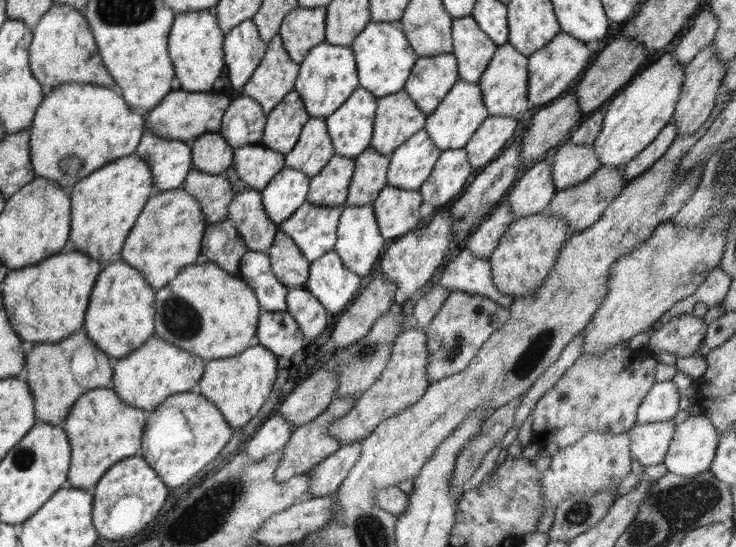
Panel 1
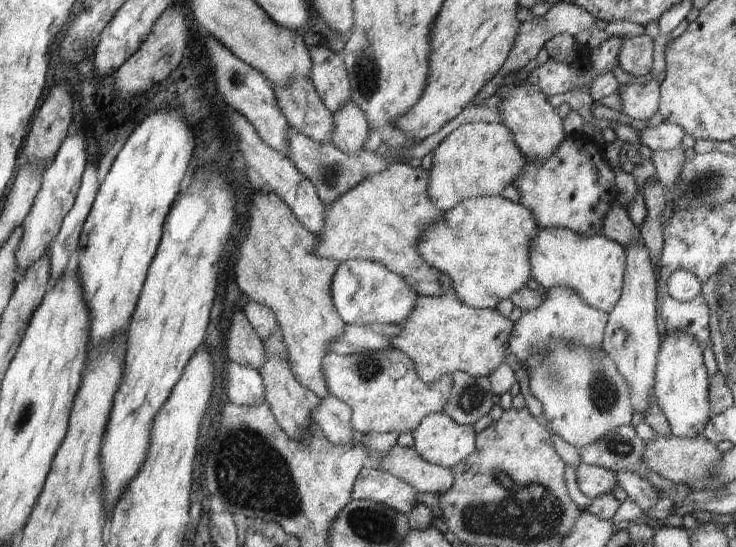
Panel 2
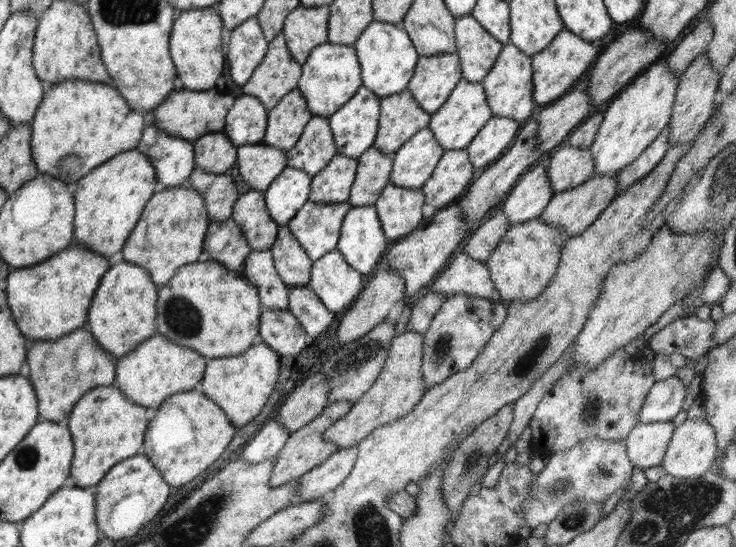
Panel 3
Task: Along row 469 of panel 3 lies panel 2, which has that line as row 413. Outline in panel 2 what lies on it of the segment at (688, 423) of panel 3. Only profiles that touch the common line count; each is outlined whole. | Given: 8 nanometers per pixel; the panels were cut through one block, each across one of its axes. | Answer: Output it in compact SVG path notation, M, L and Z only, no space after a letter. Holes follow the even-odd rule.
M667 330L666 337L661 340L656 371L655 400L669 423L671 434L680 439L702 435L712 416L709 404L709 377L703 362L703 352L694 338L681 331Z

